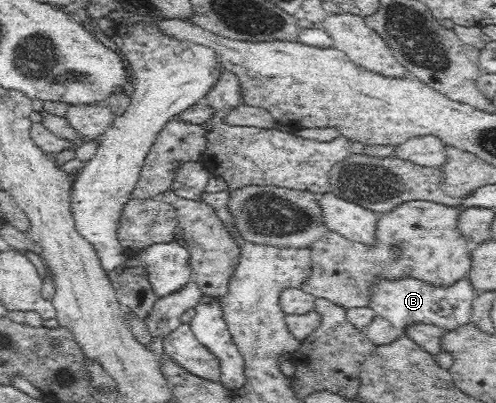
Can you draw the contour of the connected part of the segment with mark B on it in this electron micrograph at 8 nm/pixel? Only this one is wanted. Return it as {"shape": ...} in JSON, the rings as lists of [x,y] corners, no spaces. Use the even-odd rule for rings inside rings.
{"shape":[[[375,275],[369,282],[366,293],[367,306],[389,322],[395,330],[405,332],[406,327],[414,323],[426,323],[453,331],[470,322],[472,303],[477,290],[472,287],[467,276],[453,280],[451,285],[429,284],[423,279],[409,275],[394,276],[393,279]]]}

